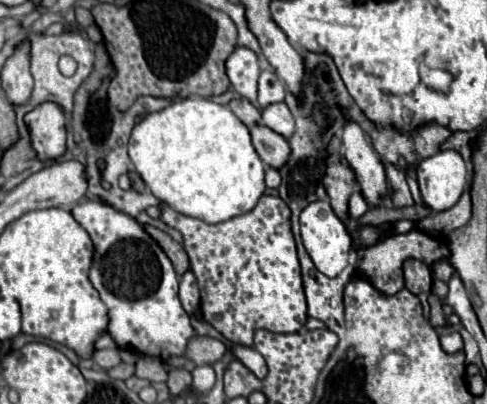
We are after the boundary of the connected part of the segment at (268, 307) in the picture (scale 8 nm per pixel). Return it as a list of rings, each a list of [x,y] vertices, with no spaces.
[[[263,195],[249,213],[217,225],[181,215],[165,203],[159,205],[159,211],[161,219],[183,235],[183,247],[201,291],[203,319],[229,341],[251,347],[257,329],[297,333],[305,325],[307,305],[291,233],[291,209],[281,197]]]

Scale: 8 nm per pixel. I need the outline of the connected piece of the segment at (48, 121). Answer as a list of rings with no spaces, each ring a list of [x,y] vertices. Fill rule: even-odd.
[[[39,103],[33,111],[23,117],[31,147],[37,153],[39,161],[59,159],[67,151],[67,129],[65,113],[57,103]]]

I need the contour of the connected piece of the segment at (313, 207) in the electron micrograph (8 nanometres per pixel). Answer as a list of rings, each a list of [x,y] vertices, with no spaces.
[[[329,201],[309,203],[301,211],[301,237],[303,237],[303,245],[305,245],[311,261],[323,275],[337,277],[349,265],[349,255],[353,251],[353,239],[345,227],[345,223],[335,215]]]

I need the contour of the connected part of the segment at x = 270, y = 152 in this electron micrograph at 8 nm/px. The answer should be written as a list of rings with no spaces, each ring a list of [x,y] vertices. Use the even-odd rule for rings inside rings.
[[[261,123],[251,125],[249,133],[251,133],[253,147],[265,165],[279,169],[287,161],[287,155],[291,149],[283,135],[275,133],[273,129],[269,129],[267,125],[261,125]]]

